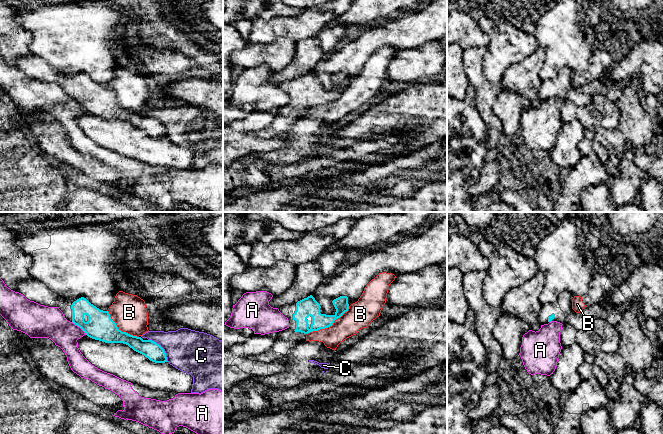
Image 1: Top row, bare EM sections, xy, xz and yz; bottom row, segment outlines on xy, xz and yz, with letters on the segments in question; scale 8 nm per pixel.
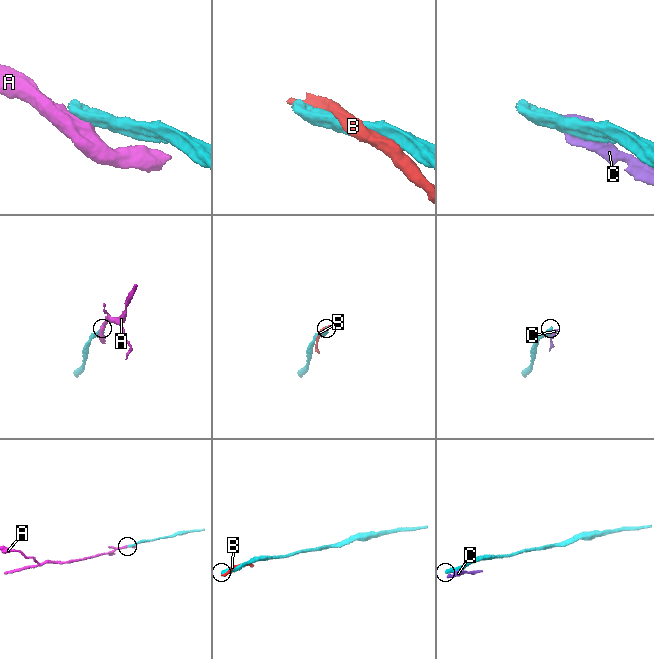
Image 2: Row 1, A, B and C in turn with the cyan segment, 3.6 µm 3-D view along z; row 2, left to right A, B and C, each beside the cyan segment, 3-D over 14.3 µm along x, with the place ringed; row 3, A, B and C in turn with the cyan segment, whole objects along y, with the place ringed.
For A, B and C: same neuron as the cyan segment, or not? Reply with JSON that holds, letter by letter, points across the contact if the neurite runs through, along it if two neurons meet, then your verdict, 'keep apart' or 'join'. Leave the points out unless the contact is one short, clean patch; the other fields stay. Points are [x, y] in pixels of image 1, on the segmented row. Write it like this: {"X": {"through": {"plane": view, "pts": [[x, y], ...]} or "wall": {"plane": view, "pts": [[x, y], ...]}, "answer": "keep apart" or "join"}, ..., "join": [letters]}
{"A": {"answer": "keep apart"}, "B": {"answer": "keep apart"}, "C": {"answer": "keep apart"}, "join": []}

